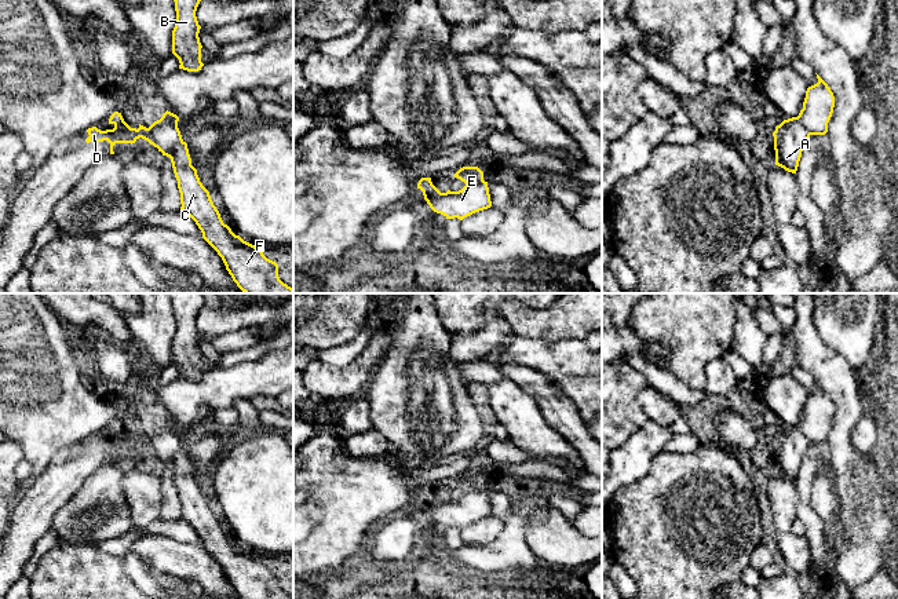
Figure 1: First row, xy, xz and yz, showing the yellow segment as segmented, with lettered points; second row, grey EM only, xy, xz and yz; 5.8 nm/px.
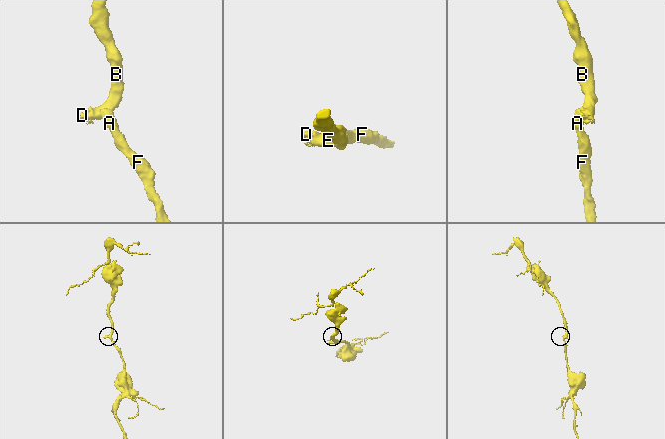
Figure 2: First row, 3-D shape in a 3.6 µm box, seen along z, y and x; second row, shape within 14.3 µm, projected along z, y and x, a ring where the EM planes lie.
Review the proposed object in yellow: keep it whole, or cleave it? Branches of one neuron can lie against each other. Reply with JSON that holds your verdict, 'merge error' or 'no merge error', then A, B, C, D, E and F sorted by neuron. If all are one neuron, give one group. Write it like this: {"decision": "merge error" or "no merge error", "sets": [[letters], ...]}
{"decision": "merge error", "sets": [["A", "C", "F"], ["B", "D", "E"]]}

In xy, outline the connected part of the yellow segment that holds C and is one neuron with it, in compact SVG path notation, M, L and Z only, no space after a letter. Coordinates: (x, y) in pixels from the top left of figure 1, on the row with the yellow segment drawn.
M160 118L147 129L149 143L171 158L180 193L180 211L196 222L202 238L222 258L237 286L244 293L293 293L293 289L280 280L278 264L223 223L209 191L191 165L187 143L182 139L178 124Z

